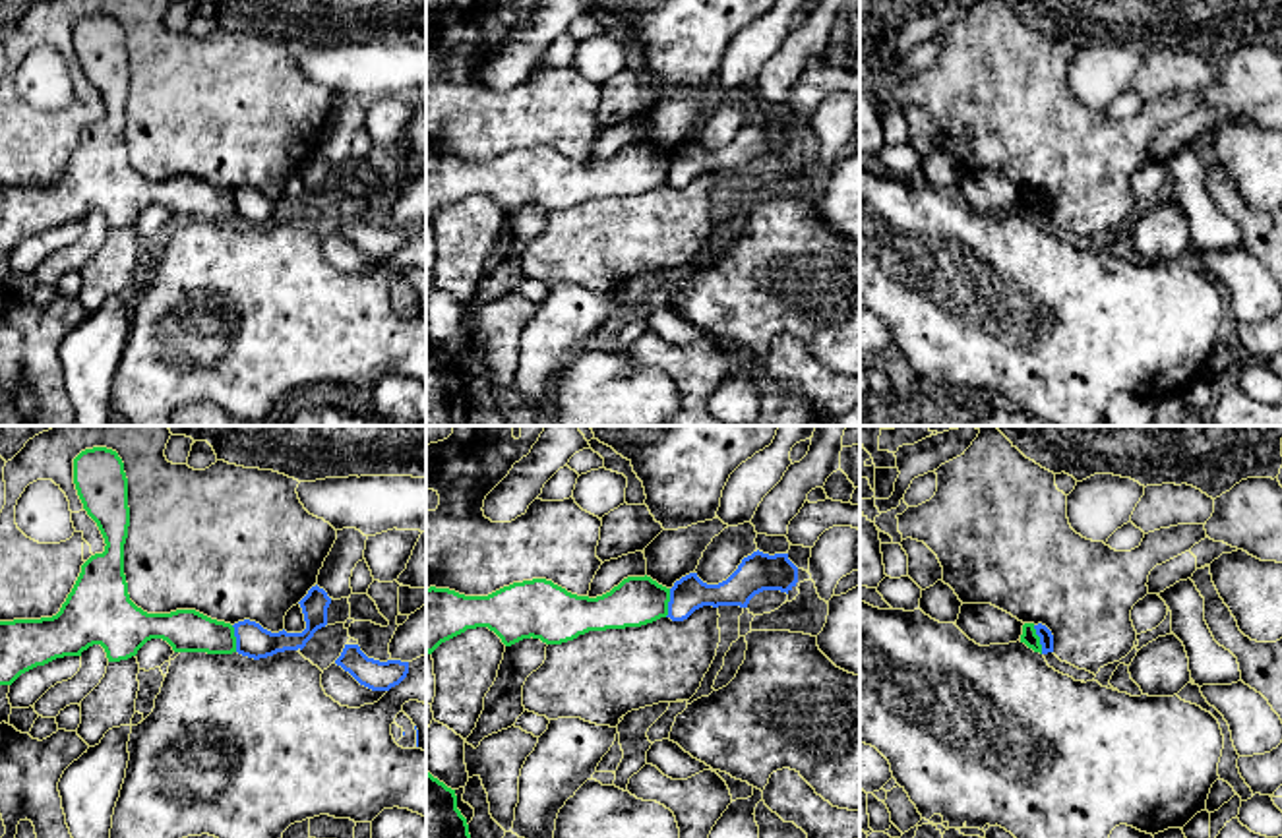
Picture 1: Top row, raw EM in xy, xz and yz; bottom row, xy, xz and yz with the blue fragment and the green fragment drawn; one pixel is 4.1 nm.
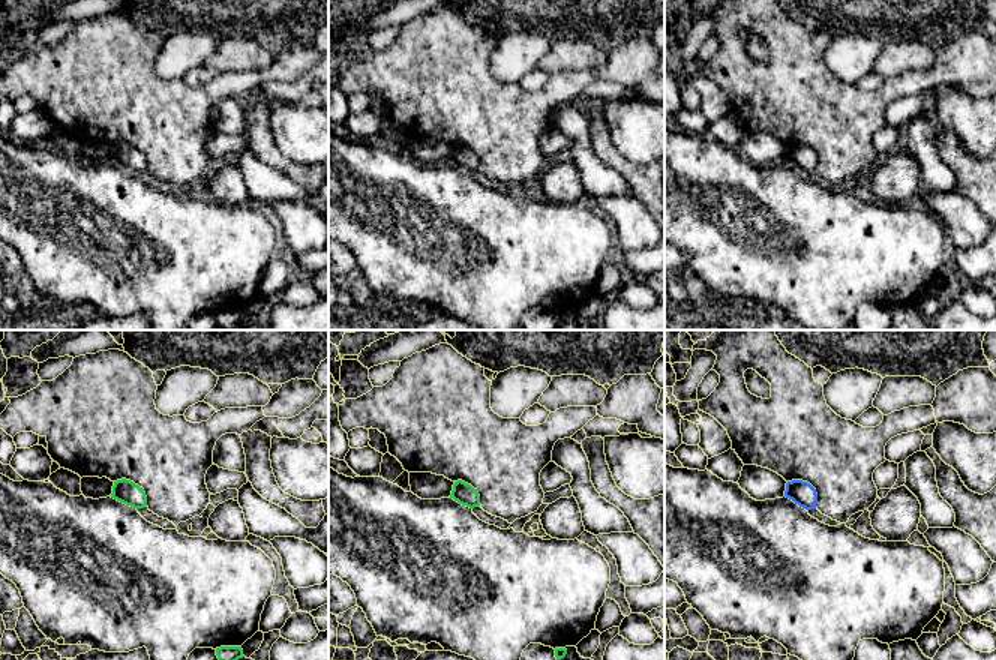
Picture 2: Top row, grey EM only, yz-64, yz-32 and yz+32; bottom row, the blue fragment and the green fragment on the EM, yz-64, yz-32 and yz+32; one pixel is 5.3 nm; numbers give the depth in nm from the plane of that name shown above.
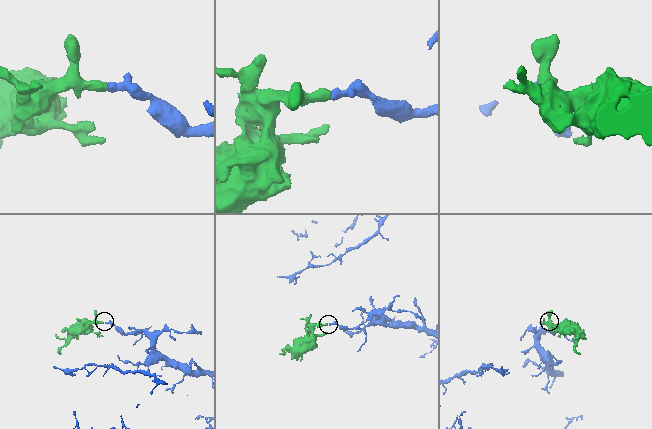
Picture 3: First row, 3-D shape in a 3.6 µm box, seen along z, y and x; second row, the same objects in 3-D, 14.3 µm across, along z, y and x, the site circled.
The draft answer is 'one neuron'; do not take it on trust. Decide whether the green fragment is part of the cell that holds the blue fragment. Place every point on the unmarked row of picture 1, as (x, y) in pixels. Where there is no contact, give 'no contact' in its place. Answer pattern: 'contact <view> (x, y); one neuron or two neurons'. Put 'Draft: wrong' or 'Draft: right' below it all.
contact xz (669, 169); two neurons
Draft: wrong

